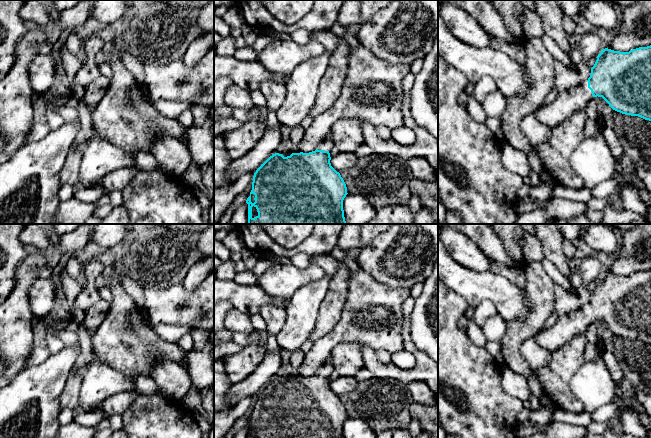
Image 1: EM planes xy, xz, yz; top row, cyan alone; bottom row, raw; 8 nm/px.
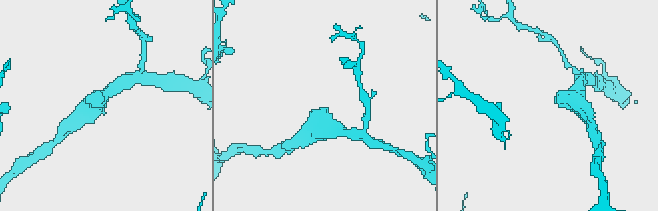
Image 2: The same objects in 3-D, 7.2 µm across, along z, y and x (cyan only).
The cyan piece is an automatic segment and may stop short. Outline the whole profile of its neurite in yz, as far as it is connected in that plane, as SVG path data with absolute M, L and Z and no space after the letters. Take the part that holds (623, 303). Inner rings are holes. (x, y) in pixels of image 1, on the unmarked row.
M651 269L629 276L603 273L586 305L560 315L552 327L540 329L534 338L540 347L553 352L575 336L584 333L597 320L602 321L617 336L651 345Z

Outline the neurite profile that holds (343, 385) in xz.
M339 376L337 379L331 381L331 390L339 397L350 394L357 388L357 380L354 376Z

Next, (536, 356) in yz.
M534 337L528 338L520 345L520 354L532 370L537 370L551 362L551 352L540 347Z

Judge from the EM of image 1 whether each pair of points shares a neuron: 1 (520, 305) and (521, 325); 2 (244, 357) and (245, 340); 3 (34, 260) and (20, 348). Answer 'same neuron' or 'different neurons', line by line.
1: different neurons
2: different neurons
3: same neuron

